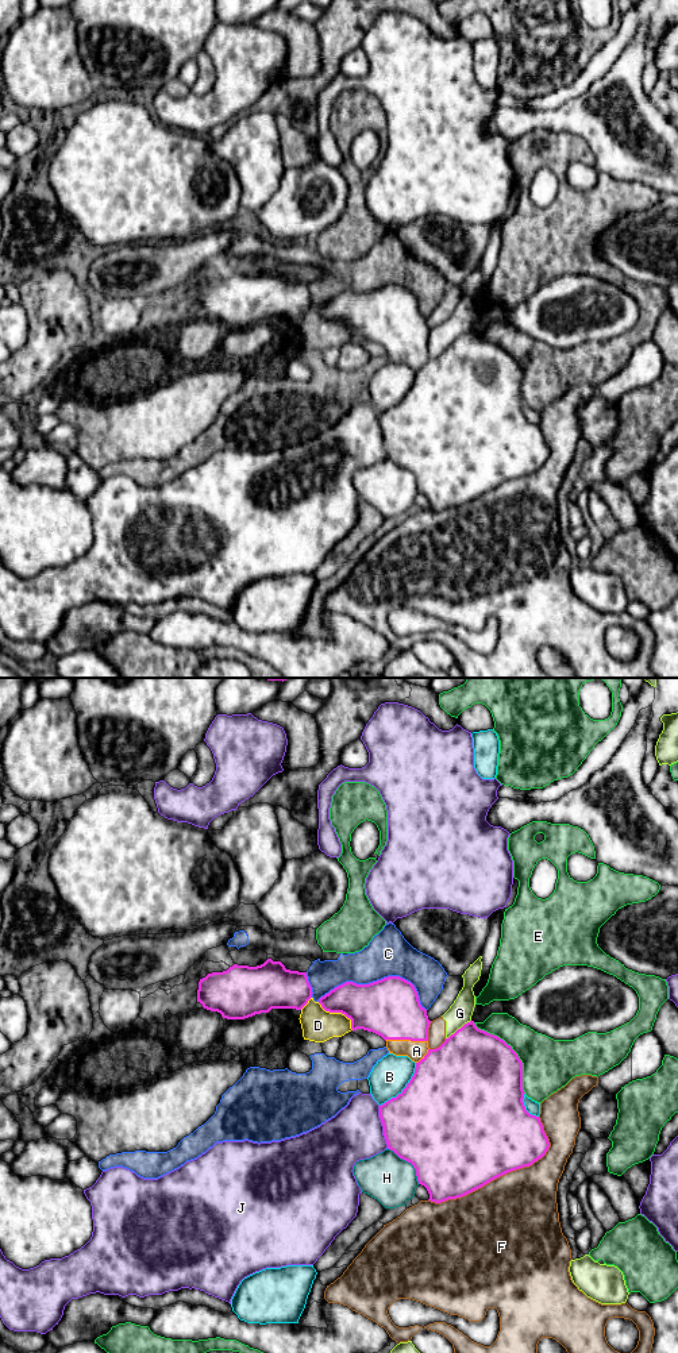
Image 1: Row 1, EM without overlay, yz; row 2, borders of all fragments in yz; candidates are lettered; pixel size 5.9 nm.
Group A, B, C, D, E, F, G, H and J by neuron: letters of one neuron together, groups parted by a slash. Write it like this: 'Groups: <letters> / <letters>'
Groups: A / B / C D / E / F / G / H / J

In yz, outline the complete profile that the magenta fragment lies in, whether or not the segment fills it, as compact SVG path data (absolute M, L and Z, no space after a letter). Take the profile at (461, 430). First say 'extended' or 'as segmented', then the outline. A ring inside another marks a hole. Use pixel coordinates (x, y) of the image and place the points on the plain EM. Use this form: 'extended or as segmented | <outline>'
extended | M388 285L369 293L357 293L354 290L346 290L321 305L319 308L319 312L325 320L342 321L347 327L350 327L353 340L357 338L373 340L386 350L386 356L389 362L393 362L396 365L408 365L412 370L416 371L415 382L407 396L402 398L402 401L380 415L380 427L384 435L384 444L388 456L393 459L400 467L413 474L413 477L416 478L419 493L424 494L429 502L428 509L442 512L448 508L462 506L508 481L532 474L548 459L550 451L543 439L540 427L529 423L525 419L523 410L525 402L523 398L523 371L519 367L517 362L512 358L512 355L508 354L500 346L478 338L474 329L470 329L465 332L461 338L458 338L454 343L451 343L448 347L446 347L446 350L439 356L429 358L428 336L431 329L428 328L427 319L420 313L415 294L400 285Z

